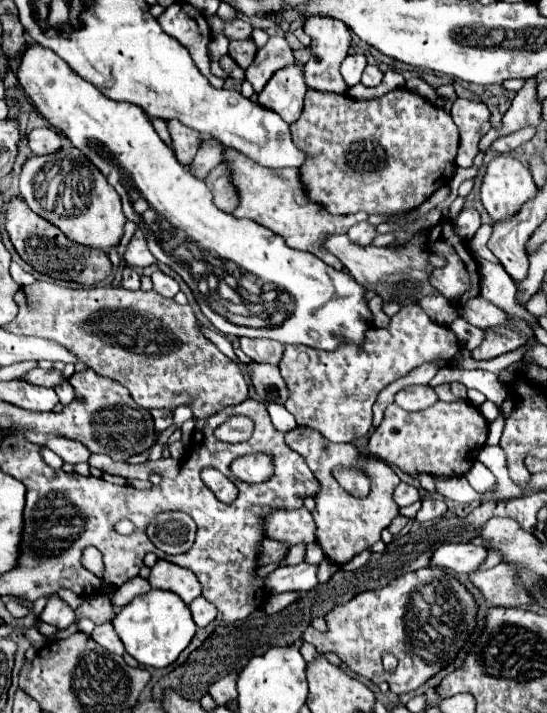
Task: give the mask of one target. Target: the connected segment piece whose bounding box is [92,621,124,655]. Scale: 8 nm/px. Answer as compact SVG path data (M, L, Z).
M106 621L102 625L96 625L94 631L92 631L92 639L112 653L118 653L118 655L124 653L124 645L122 645L120 637L116 637L116 631L114 631L110 621Z

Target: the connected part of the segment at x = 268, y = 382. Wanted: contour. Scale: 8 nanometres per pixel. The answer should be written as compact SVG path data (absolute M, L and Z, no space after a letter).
M250 365L250 369L250 383L254 385L260 401L284 403L288 399L290 391L286 389L286 381L282 381L282 375L278 373L276 365Z

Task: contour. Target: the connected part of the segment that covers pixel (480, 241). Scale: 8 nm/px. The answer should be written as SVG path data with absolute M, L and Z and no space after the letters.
M482 225L478 231L476 231L476 235L472 237L472 251L478 255L478 257L482 257L482 259L486 259L486 261L492 261L492 263L498 263L498 259L494 257L494 253L486 247L486 243L488 243L488 239L490 239L490 233L492 233L492 227L490 225Z

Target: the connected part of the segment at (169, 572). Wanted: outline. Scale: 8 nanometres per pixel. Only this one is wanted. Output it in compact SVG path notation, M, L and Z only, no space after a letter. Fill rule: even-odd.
M158 559L148 577L152 589L166 589L182 597L182 601L192 601L200 595L200 583L190 569L178 567L170 561Z

